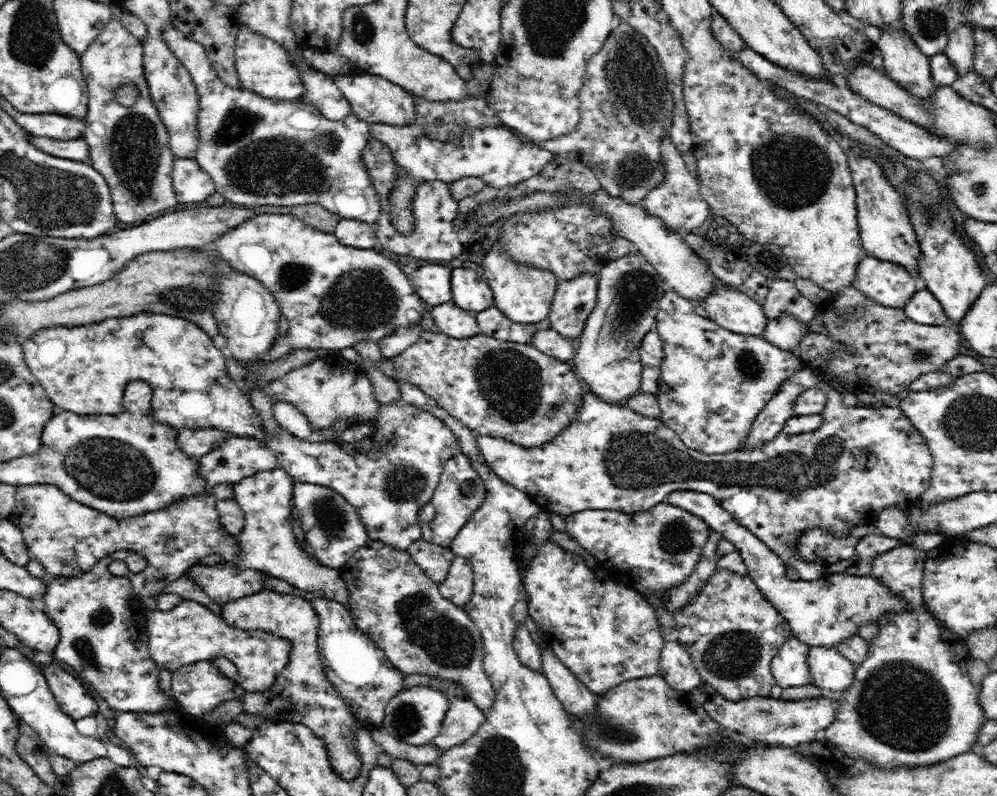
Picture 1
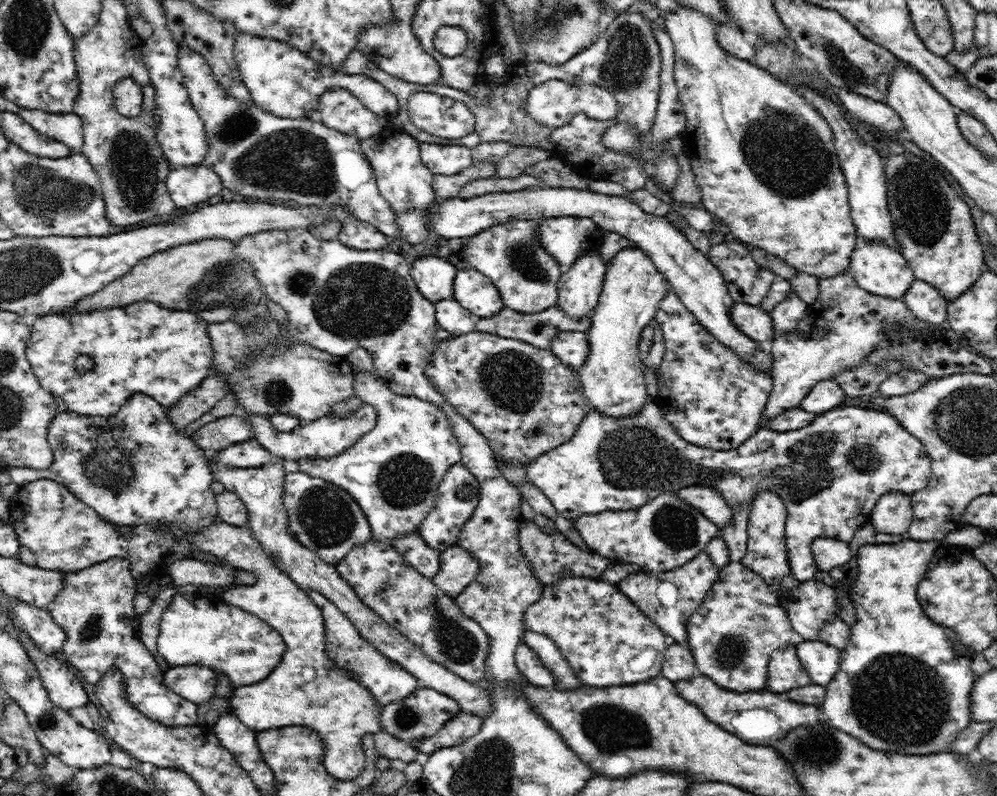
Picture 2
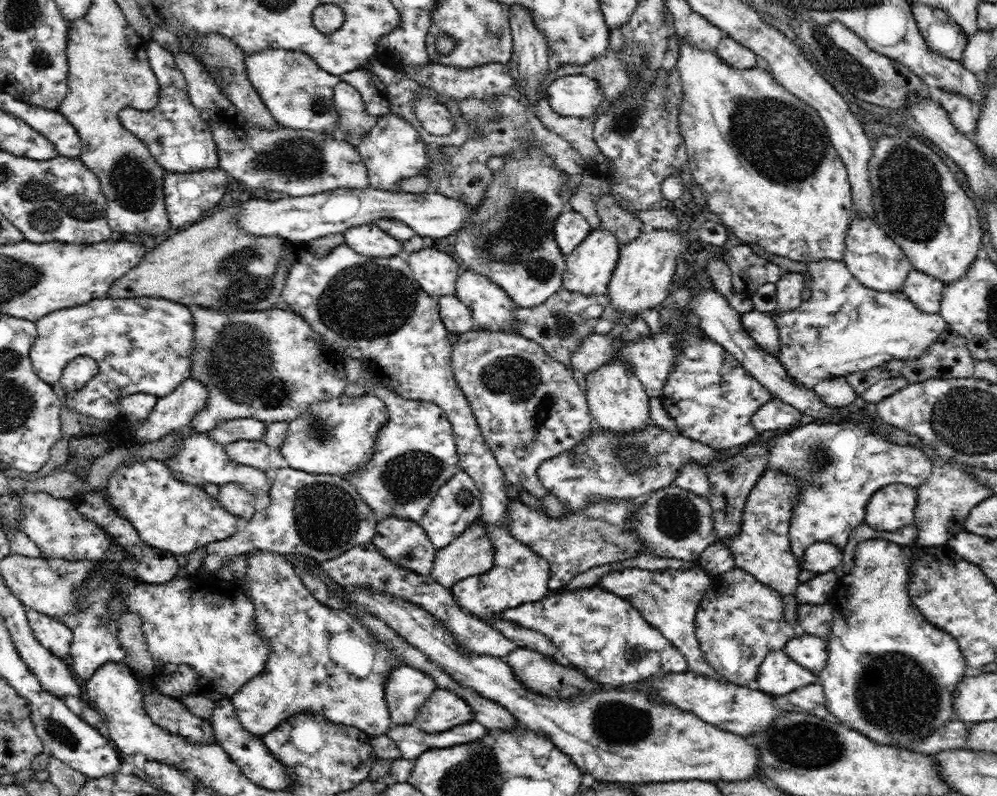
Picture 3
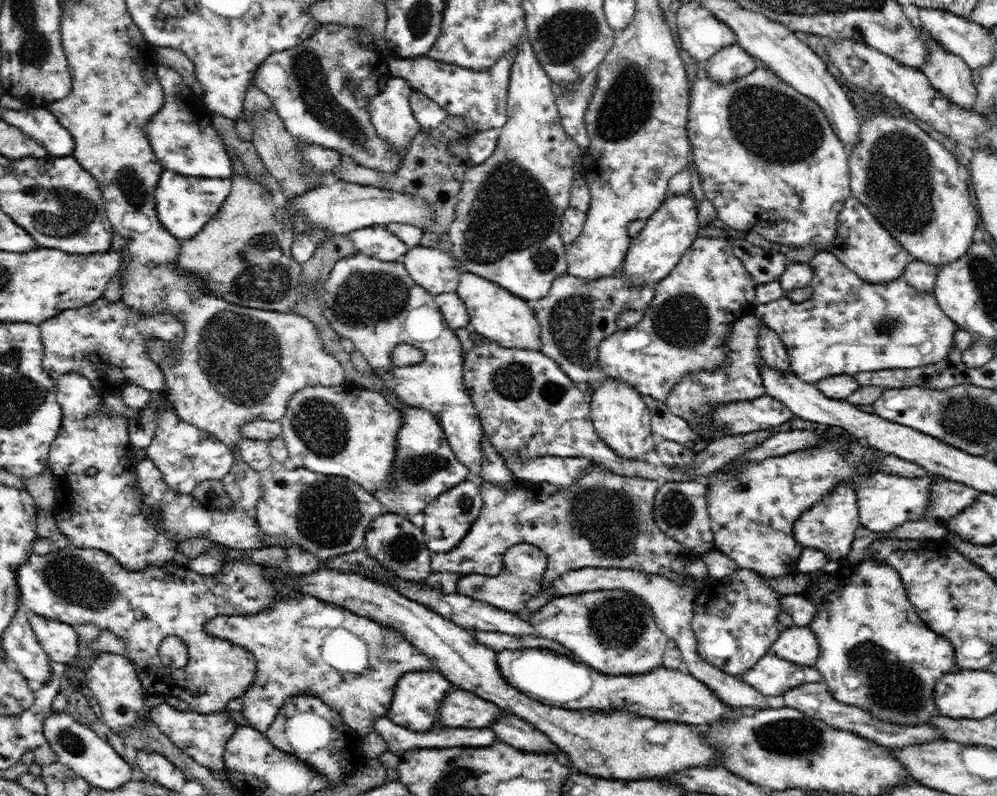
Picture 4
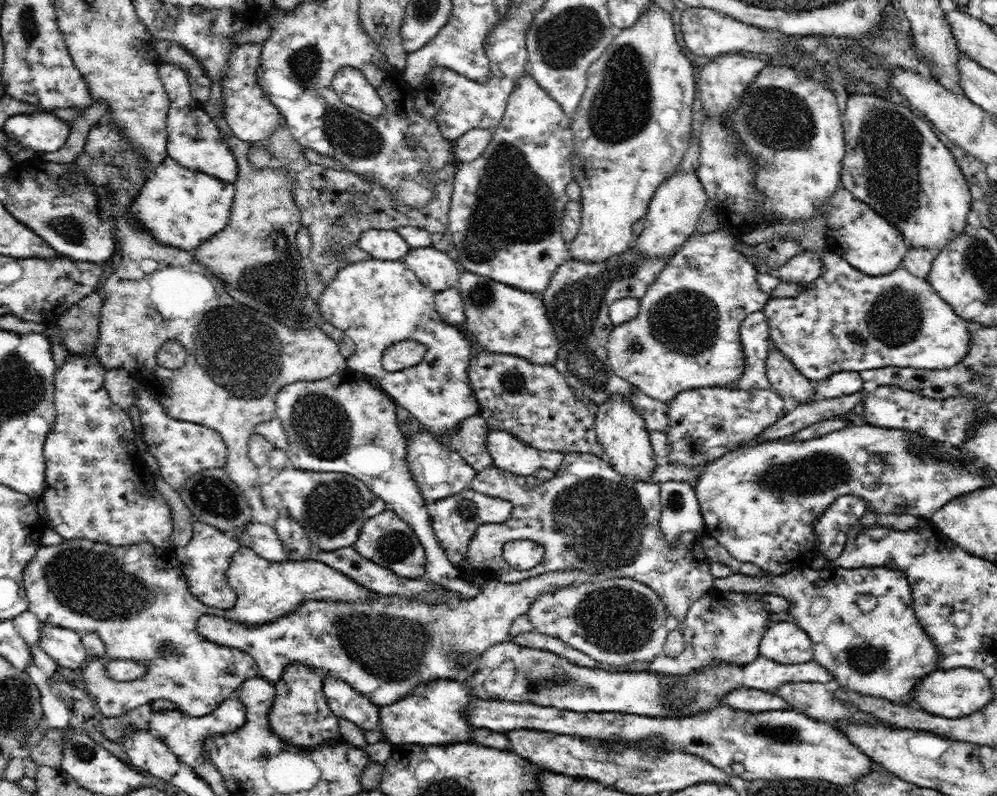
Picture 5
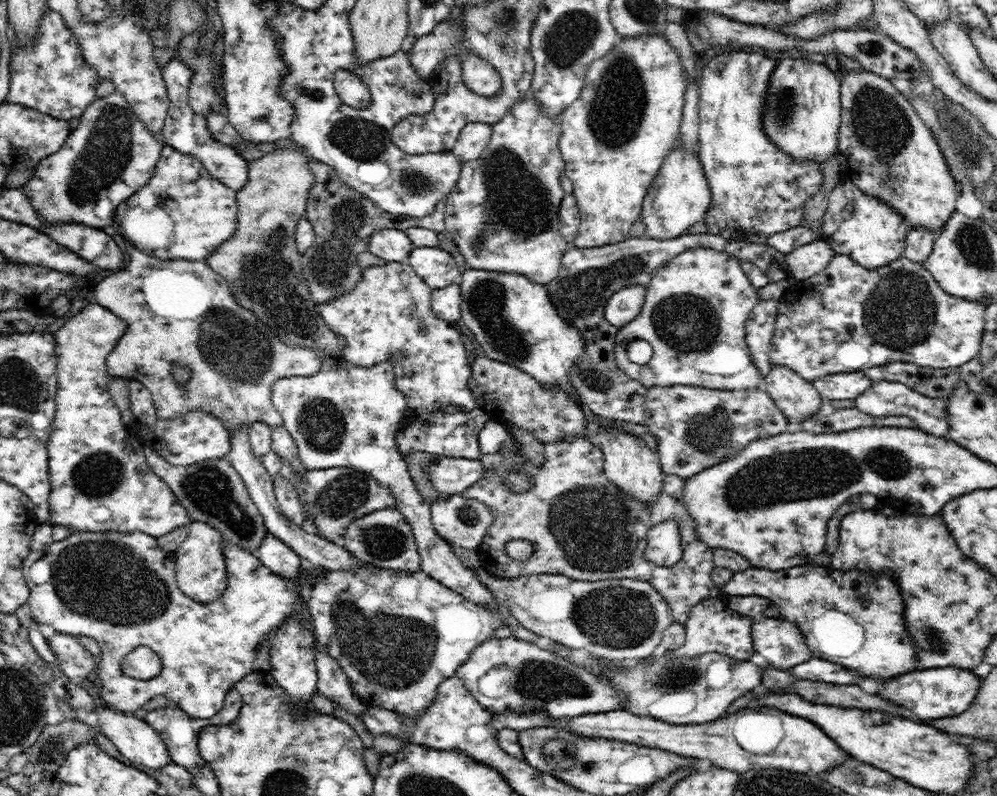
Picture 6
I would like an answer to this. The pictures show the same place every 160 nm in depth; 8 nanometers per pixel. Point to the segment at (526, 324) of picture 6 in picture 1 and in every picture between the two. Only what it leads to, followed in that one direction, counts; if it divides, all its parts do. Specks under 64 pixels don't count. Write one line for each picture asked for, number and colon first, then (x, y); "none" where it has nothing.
1: (470, 292)
2: (473, 290)
3: (490, 306)
4: (496, 314)
5: (506, 320)

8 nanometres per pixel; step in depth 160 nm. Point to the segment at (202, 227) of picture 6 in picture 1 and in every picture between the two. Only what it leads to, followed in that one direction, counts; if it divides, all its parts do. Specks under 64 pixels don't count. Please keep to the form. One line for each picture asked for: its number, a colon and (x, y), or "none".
1: (192, 184)
2: (188, 186)
3: (187, 195)
4: (184, 204)
5: (181, 207)

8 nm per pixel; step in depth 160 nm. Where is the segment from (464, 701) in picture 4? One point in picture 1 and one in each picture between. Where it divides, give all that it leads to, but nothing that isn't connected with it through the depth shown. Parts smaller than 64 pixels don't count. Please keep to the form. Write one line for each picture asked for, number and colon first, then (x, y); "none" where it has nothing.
1: (415, 715)
2: (421, 715)
3: (443, 709)

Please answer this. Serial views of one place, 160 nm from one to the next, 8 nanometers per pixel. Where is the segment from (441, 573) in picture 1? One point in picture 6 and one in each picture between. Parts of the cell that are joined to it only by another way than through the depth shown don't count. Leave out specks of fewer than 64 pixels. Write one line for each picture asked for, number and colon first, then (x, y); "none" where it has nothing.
2: (416, 552)
3: (404, 542)
4: (394, 541)
5: (387, 540)
6: (383, 538)

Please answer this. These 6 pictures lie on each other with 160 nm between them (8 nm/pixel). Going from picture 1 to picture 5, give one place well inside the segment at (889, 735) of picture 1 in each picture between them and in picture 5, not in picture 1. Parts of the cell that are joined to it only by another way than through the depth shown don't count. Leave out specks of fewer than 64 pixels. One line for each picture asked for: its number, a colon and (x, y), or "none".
2: (904, 682)
3: (889, 671)
4: (875, 652)
5: (885, 655)

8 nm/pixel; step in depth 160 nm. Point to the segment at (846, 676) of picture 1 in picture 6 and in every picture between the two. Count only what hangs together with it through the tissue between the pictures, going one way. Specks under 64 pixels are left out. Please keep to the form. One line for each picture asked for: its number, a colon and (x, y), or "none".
2: (821, 660)
3: (810, 651)
4: (798, 644)
5: (784, 642)
6: (781, 642)

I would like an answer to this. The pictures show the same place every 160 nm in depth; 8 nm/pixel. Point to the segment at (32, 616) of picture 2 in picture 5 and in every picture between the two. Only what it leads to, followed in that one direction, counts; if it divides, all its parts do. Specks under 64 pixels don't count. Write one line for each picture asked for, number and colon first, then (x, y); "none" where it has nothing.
3: (51, 632)
4: (60, 640)
5: (64, 645)

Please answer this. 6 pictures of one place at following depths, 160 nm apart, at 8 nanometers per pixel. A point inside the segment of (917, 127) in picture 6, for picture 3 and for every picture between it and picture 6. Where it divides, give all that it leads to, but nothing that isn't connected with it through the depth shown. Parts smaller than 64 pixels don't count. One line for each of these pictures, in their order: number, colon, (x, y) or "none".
3: (917, 199)
4: (909, 181)
5: (894, 162)

